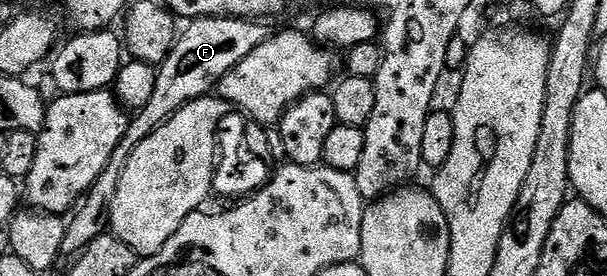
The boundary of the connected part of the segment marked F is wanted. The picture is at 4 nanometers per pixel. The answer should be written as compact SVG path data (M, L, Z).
M197 17L185 25L188 26L185 29L183 27L175 39L175 45L169 50L165 60L158 65L154 95L147 100L144 107L131 114L126 135L122 135L122 143L114 147L110 163L102 171L102 175L98 175L96 182L79 202L78 208L71 214L73 217L72 221L70 217L67 222L66 239L62 239L62 254L65 258L75 257L90 243L94 243L94 239L109 232L114 195L118 195L118 179L122 179L122 171L134 147L138 147L142 139L146 139L154 130L162 127L166 119L170 119L182 107L186 107L186 103L209 96L231 69L238 67L238 63L242 63L242 59L246 59L246 55L250 55L254 47L261 45L270 36L267 24L233 17Z

